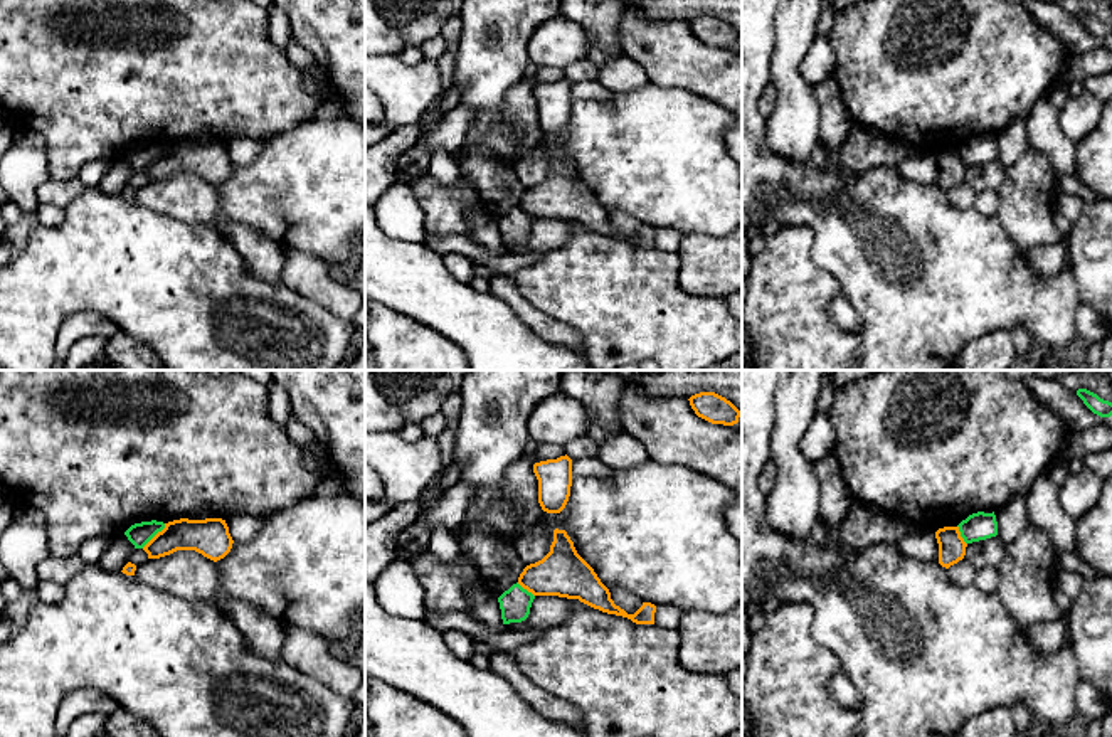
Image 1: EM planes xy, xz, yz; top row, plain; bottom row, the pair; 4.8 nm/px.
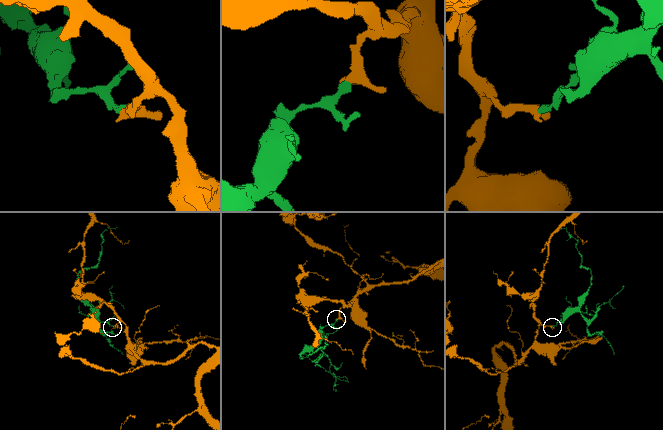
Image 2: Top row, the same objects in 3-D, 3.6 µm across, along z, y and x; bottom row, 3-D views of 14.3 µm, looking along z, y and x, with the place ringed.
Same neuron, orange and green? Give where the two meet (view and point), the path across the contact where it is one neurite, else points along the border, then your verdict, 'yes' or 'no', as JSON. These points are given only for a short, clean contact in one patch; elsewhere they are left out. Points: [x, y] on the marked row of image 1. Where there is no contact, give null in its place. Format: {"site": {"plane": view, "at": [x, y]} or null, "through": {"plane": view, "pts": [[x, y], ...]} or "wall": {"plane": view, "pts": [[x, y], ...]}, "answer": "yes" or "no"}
{"site": {"plane": "xy", "at": [155, 535]}, "wall": {"plane": "xy", "pts": [[165, 524], [142, 547]]}, "answer": "no"}

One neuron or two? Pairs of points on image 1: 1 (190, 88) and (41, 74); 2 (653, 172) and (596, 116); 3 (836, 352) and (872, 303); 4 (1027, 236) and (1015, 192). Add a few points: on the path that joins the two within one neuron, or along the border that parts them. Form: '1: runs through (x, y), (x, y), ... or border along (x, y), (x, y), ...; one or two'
1: runs through (153, 84), (125, 84), (115, 74), (78, 74); one
2: runs through (638, 157), (608, 132); one
3: border along (852, 332), (857, 339), (858, 352); two
4: runs through (1027, 226), (1025, 202); one

